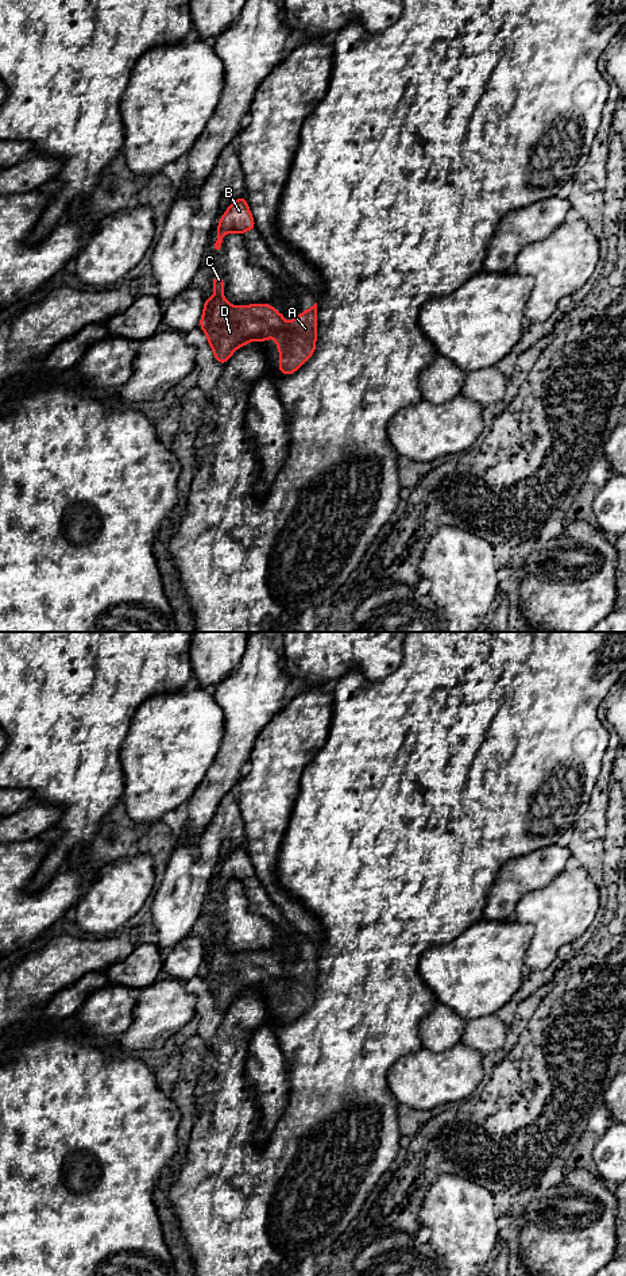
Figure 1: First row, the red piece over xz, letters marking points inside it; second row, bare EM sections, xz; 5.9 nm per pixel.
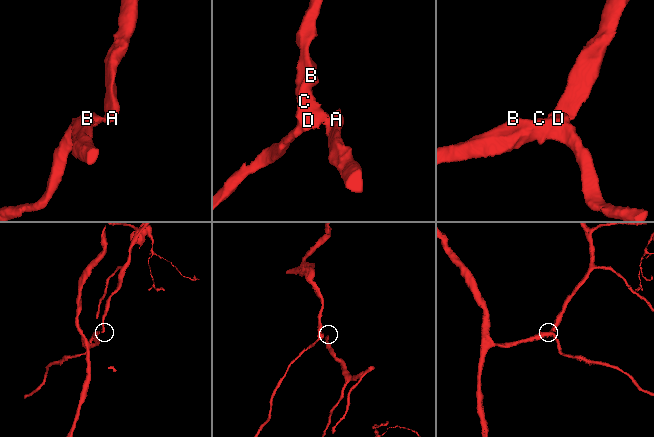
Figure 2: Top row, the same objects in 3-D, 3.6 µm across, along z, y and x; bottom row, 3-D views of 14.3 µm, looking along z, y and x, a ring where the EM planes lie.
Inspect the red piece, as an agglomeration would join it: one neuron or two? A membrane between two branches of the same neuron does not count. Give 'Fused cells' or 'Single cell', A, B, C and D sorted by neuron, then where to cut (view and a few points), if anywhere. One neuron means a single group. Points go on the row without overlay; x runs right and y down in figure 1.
Single cell. Groups: A B C D. No split

